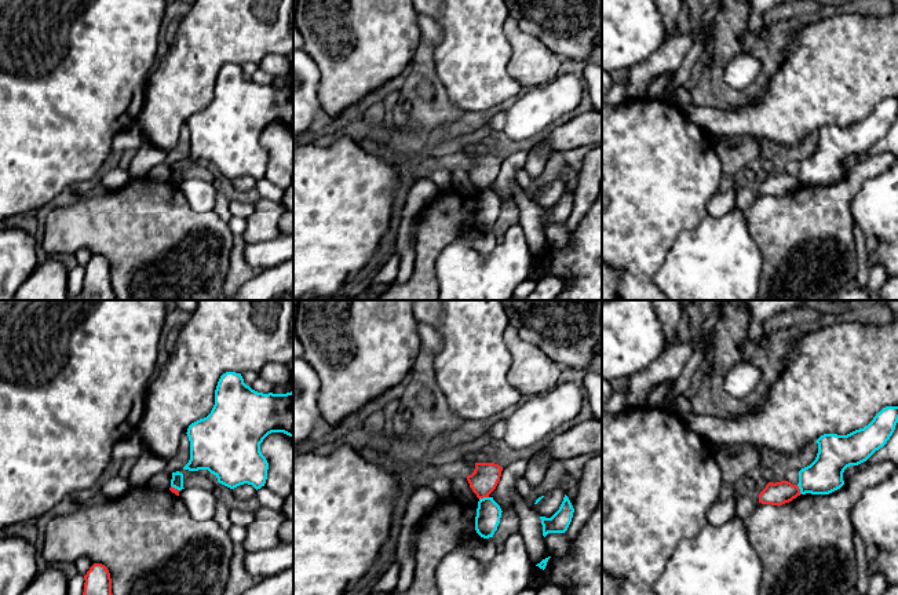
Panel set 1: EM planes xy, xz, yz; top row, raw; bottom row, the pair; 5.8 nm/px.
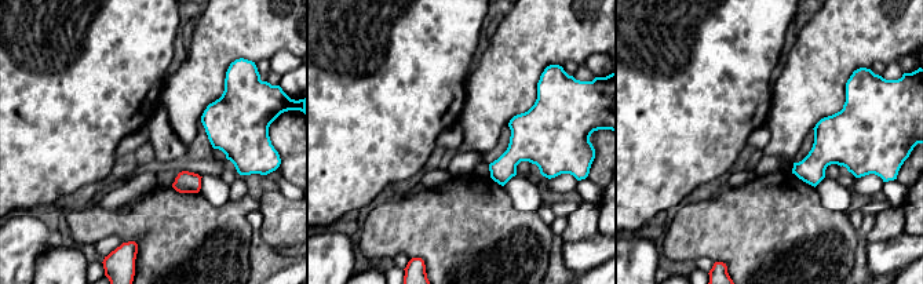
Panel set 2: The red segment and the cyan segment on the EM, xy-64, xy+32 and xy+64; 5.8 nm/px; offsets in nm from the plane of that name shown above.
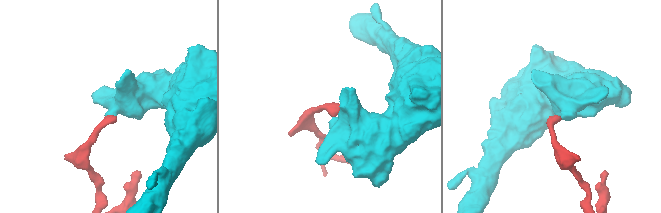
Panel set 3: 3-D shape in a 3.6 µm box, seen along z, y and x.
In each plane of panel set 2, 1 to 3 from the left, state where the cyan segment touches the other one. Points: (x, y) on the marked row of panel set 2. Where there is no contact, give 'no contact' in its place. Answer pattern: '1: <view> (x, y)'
1: no contact
2: no contact
3: no contact

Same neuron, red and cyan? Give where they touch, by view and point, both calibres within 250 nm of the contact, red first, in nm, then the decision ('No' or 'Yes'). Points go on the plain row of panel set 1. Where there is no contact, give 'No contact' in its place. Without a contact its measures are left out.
Touches red at xz (484, 188). Thickness 160 nm (red) against 140 nm. No

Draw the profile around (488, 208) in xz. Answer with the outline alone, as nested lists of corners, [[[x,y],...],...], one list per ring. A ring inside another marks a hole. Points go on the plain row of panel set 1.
[[[483,189],[478,193],[477,208],[475,208],[475,222],[483,229],[493,229],[501,209],[501,200],[493,191],[493,189]]]

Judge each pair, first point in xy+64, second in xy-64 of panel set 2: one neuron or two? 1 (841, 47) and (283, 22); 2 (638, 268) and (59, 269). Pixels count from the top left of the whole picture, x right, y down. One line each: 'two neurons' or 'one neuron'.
1: one neuron
2: two neurons

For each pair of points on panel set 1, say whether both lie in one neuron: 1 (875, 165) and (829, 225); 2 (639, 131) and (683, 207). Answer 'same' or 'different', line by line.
1: same
2: same

